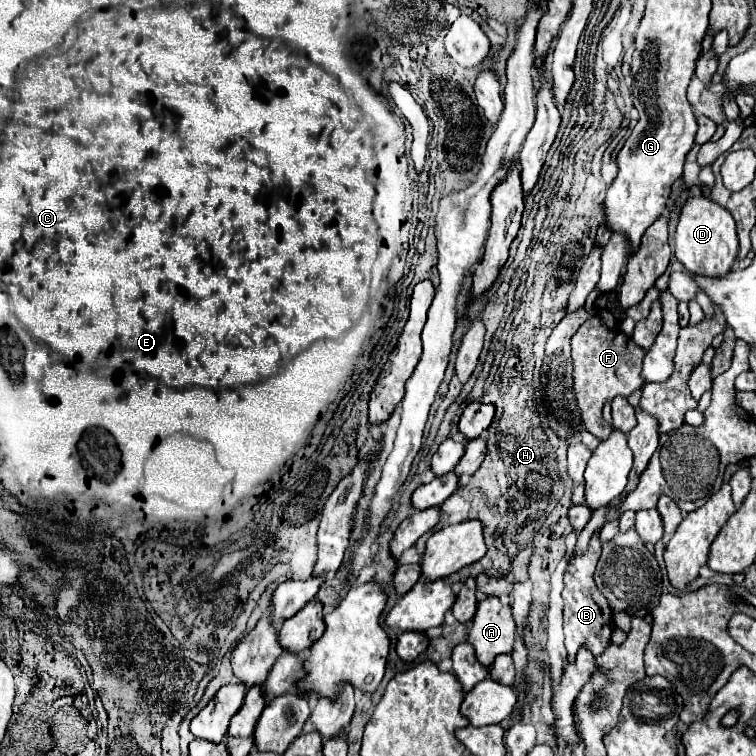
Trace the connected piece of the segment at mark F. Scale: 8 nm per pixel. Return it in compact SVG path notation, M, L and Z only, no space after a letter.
M589 319L579 327L579 331L571 337L571 349L571 357L575 363L573 389L577 405L581 409L583 425L589 433L603 441L607 439L607 435L611 435L609 423L601 417L603 403L615 397L629 397L635 389L643 387L643 379L639 373L645 351L637 347L623 331L607 329L599 319Z

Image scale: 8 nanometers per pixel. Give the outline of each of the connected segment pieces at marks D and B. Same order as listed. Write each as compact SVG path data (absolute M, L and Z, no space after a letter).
M703 195L689 197L685 201L673 241L675 241L675 257L683 263L683 267L691 275L703 275L703 277L727 275L735 263L739 247L733 215L725 207L711 203L711 199Z
M599 533L591 537L589 549L581 557L569 557L569 565L565 571L565 589L563 589L563 627L565 627L565 647L569 651L569 657L573 659L577 649L585 643L593 655L599 655L605 651L605 647L611 641L611 631L613 631L613 613L609 609L607 599L599 593L595 581L593 581L593 571L601 555L601 543L599 543Z

